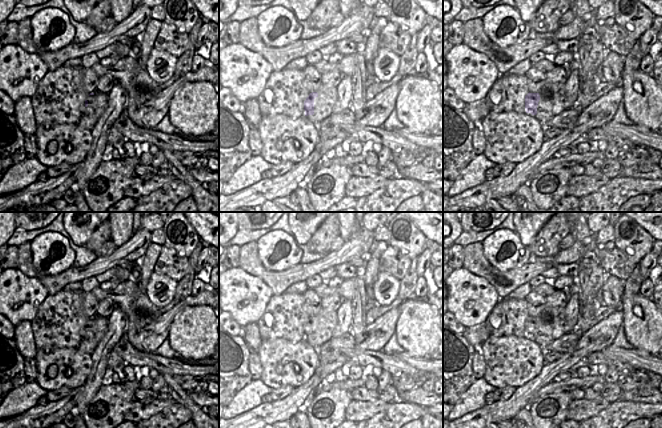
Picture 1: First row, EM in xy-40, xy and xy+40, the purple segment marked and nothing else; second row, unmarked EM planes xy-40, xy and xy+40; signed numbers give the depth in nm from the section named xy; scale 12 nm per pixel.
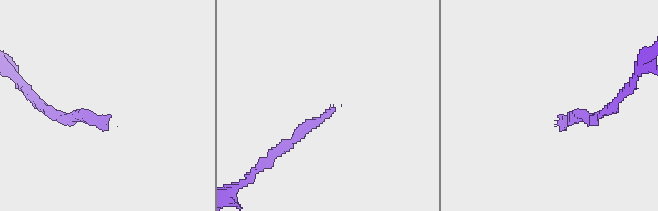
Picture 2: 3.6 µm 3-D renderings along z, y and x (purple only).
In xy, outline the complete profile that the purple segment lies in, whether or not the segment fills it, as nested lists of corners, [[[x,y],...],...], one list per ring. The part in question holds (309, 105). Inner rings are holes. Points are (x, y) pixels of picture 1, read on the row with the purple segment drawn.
[[[312,92],[309,94],[309,96],[304,101],[304,110],[305,110],[305,116],[313,115],[314,114],[314,99],[318,97],[317,92]]]

